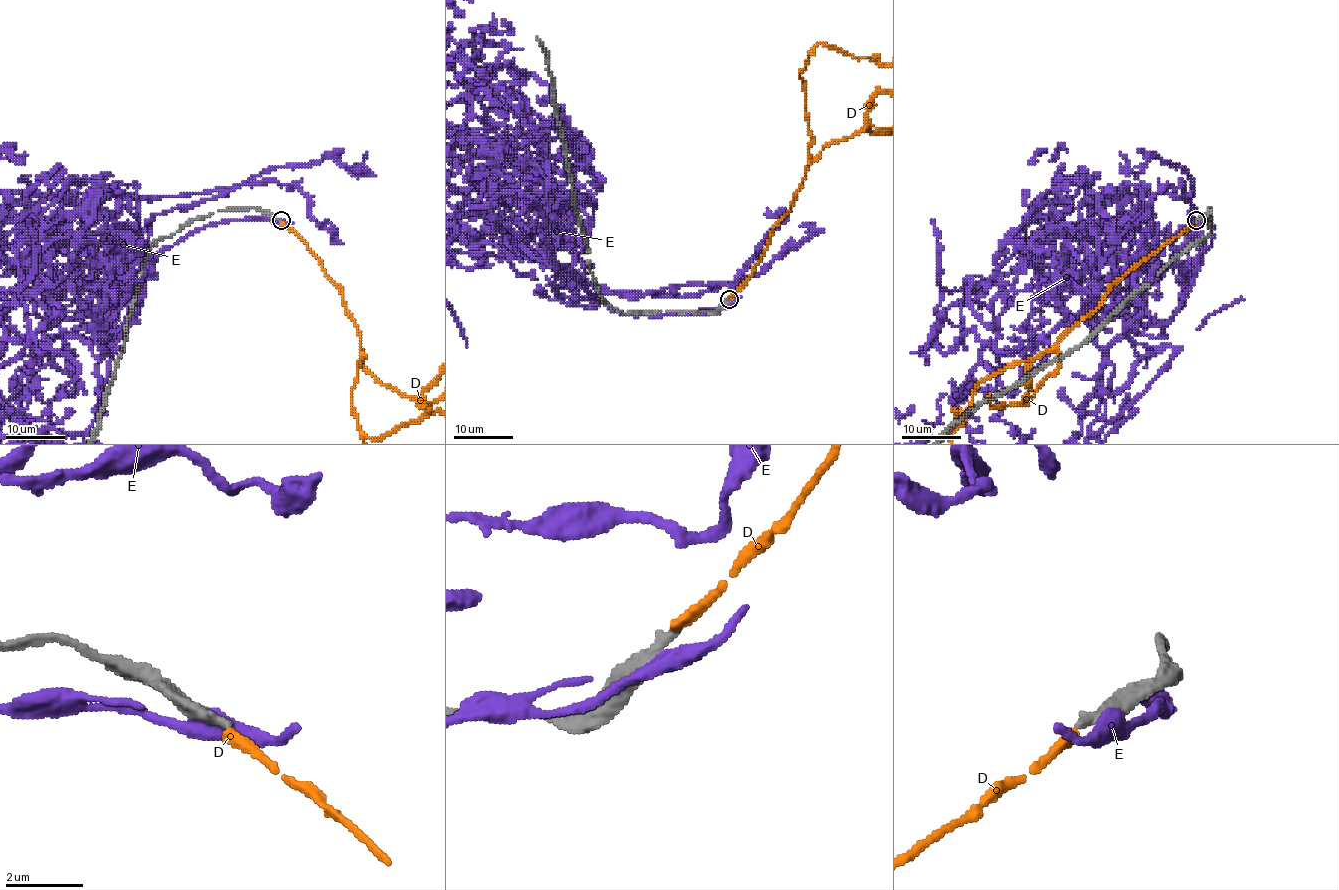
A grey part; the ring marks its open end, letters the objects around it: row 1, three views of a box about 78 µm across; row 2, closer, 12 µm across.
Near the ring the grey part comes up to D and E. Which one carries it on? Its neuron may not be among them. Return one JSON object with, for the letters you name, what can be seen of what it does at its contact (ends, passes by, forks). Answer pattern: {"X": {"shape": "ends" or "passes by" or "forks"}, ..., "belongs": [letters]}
{"belongs": []}

